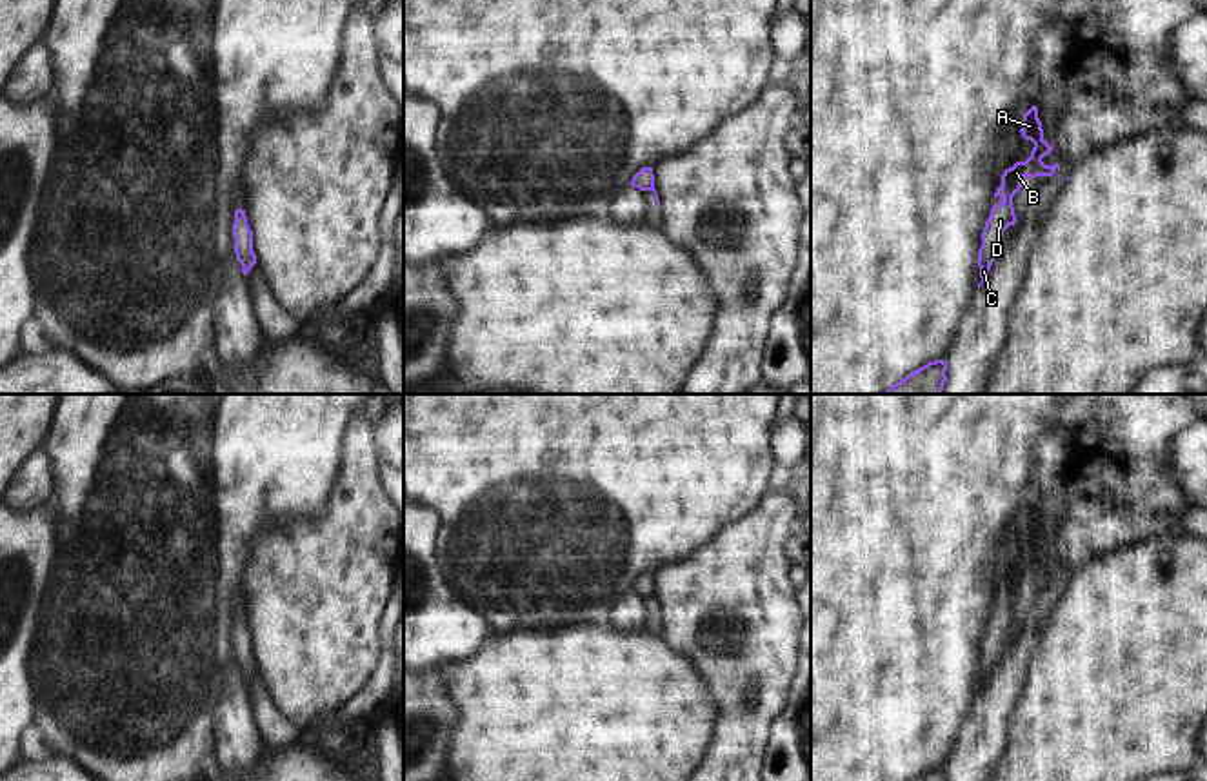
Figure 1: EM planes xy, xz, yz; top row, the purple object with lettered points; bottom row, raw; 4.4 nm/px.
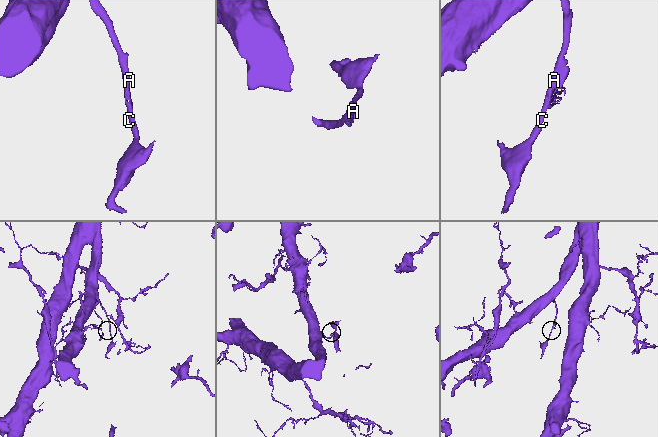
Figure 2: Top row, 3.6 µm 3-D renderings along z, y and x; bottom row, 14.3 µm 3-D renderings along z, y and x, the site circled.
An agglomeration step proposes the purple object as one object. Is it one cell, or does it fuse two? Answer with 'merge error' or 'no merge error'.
no merge error

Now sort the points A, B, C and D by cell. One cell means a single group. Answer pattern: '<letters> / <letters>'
A B C D

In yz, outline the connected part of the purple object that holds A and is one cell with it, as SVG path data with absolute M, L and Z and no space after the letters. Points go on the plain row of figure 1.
M1032 512L1023 521L1023 532L1020 539L1025 547L1031 547L1034 554L1025 568L1016 568L1012 574L1003 578L1002 592L994 599L994 605L1002 603L1003 608L993 612L982 639L982 654L978 657L978 674L982 688L978 690L978 696L989 683L991 672L1000 659L1003 638L1009 632L1016 630L1012 603L1020 598L1023 585L1052 583L1056 574L1060 572L1045 572L1042 568L1042 565L1047 563L1052 558L1052 554L1043 547L1043 536L1038 525L1036 512Z

